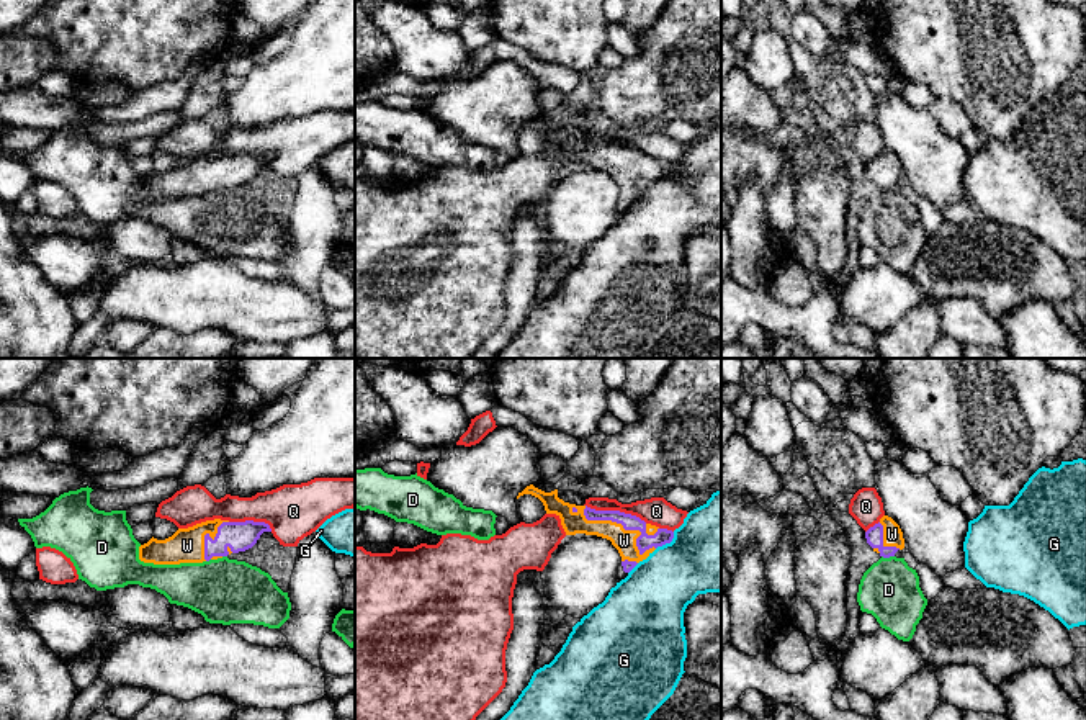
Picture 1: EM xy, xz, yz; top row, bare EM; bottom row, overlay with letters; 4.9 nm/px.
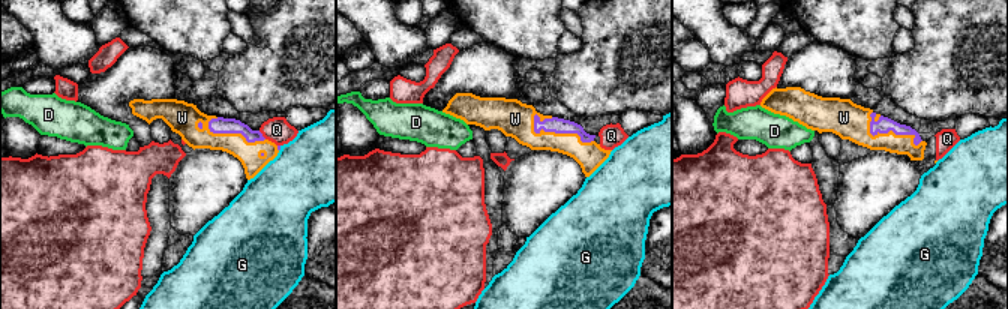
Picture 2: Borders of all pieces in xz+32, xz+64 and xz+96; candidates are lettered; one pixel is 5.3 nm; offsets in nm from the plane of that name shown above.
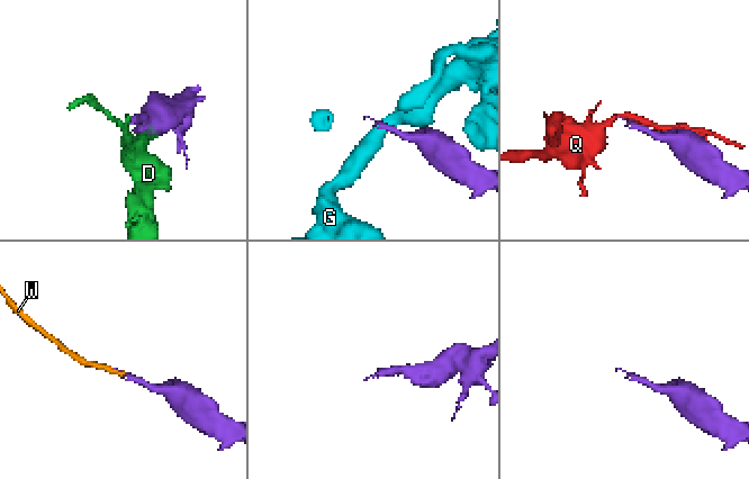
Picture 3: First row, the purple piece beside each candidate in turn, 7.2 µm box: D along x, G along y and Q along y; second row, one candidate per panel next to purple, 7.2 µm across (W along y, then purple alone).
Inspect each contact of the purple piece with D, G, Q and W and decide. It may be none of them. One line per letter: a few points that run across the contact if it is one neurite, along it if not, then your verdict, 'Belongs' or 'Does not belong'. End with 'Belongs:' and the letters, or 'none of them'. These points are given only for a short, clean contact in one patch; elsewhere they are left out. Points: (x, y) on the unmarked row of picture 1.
D: Does not belong
G: Does not belong
Q: Does not belong
W: Belongs
Belongs: W

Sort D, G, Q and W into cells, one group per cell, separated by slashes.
D / G / Q / W

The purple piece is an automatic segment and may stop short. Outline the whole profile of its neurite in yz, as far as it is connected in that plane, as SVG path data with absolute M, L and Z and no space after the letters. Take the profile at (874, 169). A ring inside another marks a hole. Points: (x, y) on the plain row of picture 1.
M888 149L865 165L867 177L883 191L895 190L904 182L904 172L900 159Z

